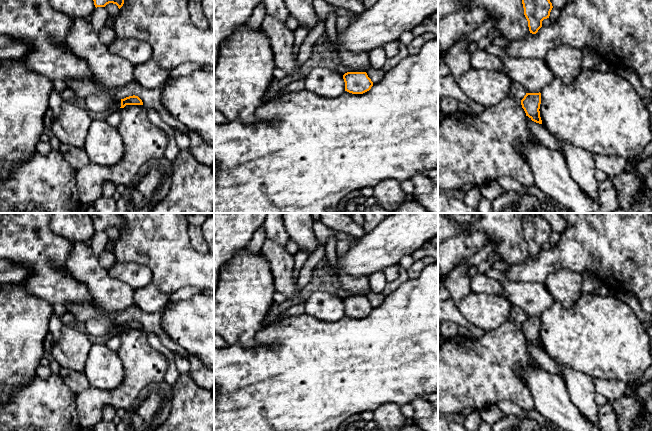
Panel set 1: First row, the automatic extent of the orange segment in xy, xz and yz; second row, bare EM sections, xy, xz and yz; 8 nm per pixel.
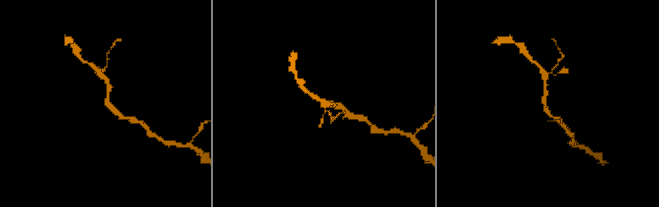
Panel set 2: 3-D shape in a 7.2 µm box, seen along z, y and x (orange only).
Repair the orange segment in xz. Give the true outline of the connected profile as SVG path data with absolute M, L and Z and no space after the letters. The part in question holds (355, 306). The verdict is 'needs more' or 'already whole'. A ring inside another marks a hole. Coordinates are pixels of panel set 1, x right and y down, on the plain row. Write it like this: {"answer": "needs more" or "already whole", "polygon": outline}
{"answer": "already whole", "polygon": "M347 296L343 299L343 303L345 315L352 318L363 318L373 310L366 296Z"}

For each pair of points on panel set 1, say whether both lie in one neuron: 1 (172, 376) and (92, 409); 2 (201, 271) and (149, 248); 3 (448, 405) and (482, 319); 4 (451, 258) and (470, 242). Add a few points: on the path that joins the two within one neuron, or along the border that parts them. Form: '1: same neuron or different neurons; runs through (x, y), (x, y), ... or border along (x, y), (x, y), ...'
1: different neurons; border along (164, 355), (168, 360), (168, 368), (163, 380)
2: same neuron; runs through (188, 267), (179, 265), (162, 248)
3: different neurons; border along (506, 320), (497, 327), (485, 332)
4: same neuron; runs through (456, 253), (465, 245)

